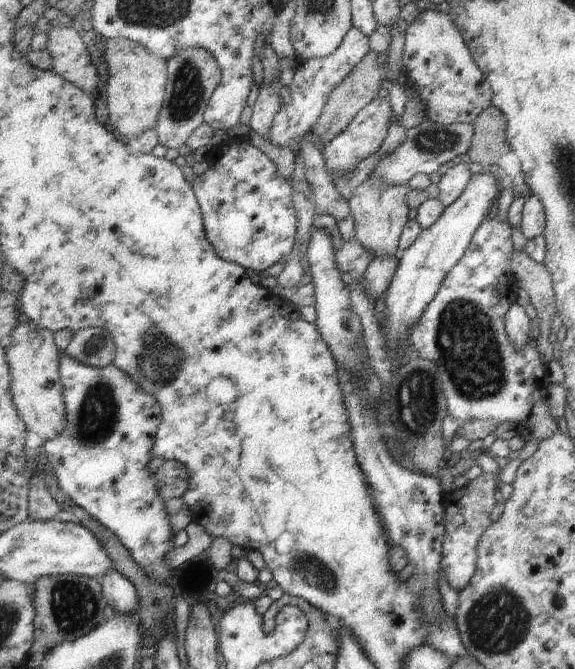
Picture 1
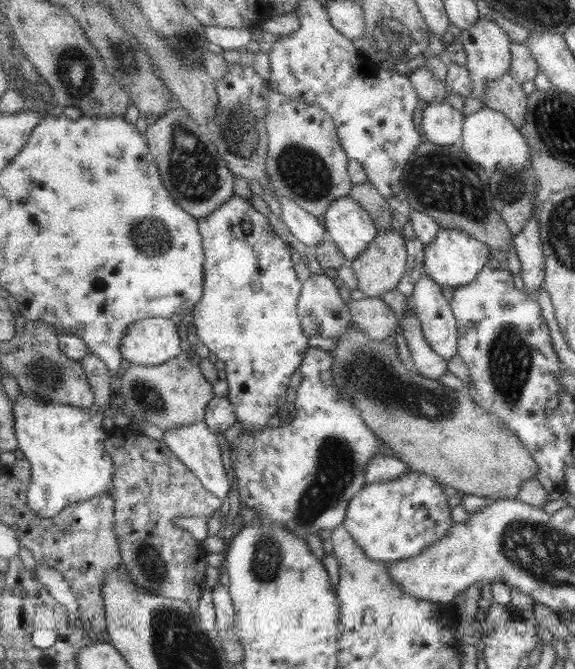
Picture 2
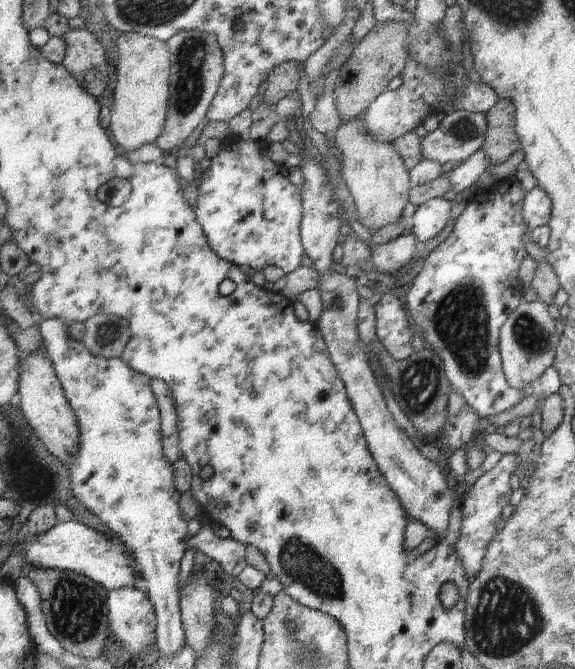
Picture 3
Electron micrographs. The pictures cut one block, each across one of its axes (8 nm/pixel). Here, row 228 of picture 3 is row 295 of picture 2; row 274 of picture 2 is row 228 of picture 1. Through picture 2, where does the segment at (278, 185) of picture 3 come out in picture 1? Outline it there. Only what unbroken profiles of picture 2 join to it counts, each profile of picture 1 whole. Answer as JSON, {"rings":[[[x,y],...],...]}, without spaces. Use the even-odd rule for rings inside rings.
{"rings":[[[247,138],[237,139],[232,141],[229,146],[223,146],[221,156],[217,158],[215,163],[210,164],[203,174],[197,176],[192,183],[202,210],[204,225],[206,226],[206,237],[210,239],[217,254],[223,260],[240,264],[241,266],[247,267],[247,270],[251,269],[254,275],[263,272],[263,270],[267,270],[267,268],[271,268],[271,266],[277,264],[277,262],[285,262],[285,264],[289,262],[289,256],[291,256],[291,252],[293,252],[293,248],[295,248],[295,240],[297,240],[297,212],[295,212],[295,204],[293,204],[294,190],[289,180],[285,180],[283,176],[279,176],[279,170],[277,170],[276,165],[277,161],[275,159],[271,160],[271,158],[261,152],[259,148],[256,148],[253,144],[249,144]]]}

